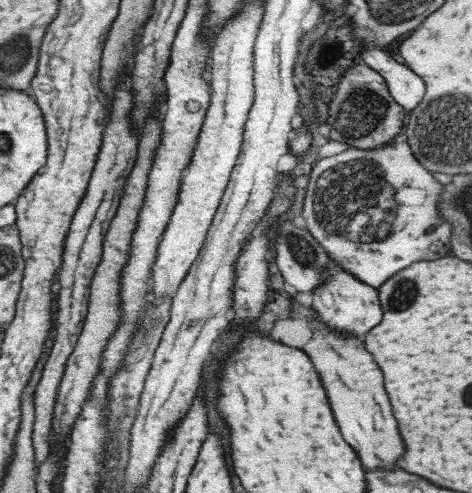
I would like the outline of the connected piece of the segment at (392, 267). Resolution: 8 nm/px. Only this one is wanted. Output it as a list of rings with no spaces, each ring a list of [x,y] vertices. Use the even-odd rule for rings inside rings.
[[[392,141],[380,148],[373,148],[372,150],[360,150],[359,148],[350,147],[339,154],[316,161],[309,176],[309,183],[303,203],[303,217],[307,222],[307,230],[326,249],[330,259],[338,262],[339,265],[342,265],[358,280],[374,288],[378,288],[391,276],[403,271],[404,268],[409,267],[412,263],[421,260],[436,260],[436,258],[448,256],[448,252],[450,252],[452,227],[449,222],[446,222],[439,216],[439,212],[437,211],[437,200],[440,198],[438,194],[441,193],[440,190],[442,189],[443,185],[413,156],[411,146],[408,143]]]

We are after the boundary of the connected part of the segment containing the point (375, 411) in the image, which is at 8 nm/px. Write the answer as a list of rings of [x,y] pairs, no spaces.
[[[294,292],[293,294],[294,300],[291,302],[289,316],[292,316],[294,319],[305,316],[308,325],[310,325],[312,338],[310,338],[308,344],[303,346],[303,351],[314,362],[314,368],[318,371],[322,382],[324,382],[326,395],[328,400],[330,400],[334,418],[336,418],[336,422],[340,426],[340,432],[344,434],[344,440],[354,450],[358,450],[358,456],[360,456],[360,460],[362,460],[362,464],[366,468],[390,468],[390,466],[394,466],[398,456],[402,456],[402,452],[404,452],[404,444],[402,444],[402,438],[400,438],[400,432],[398,432],[398,424],[394,420],[388,396],[384,392],[382,372],[380,372],[378,364],[374,364],[374,356],[370,356],[370,352],[366,348],[362,348],[358,338],[344,336],[344,334],[338,334],[338,332],[334,332],[334,329],[328,328],[324,321],[319,319],[317,312],[311,306],[305,306],[300,303],[295,299]]]

